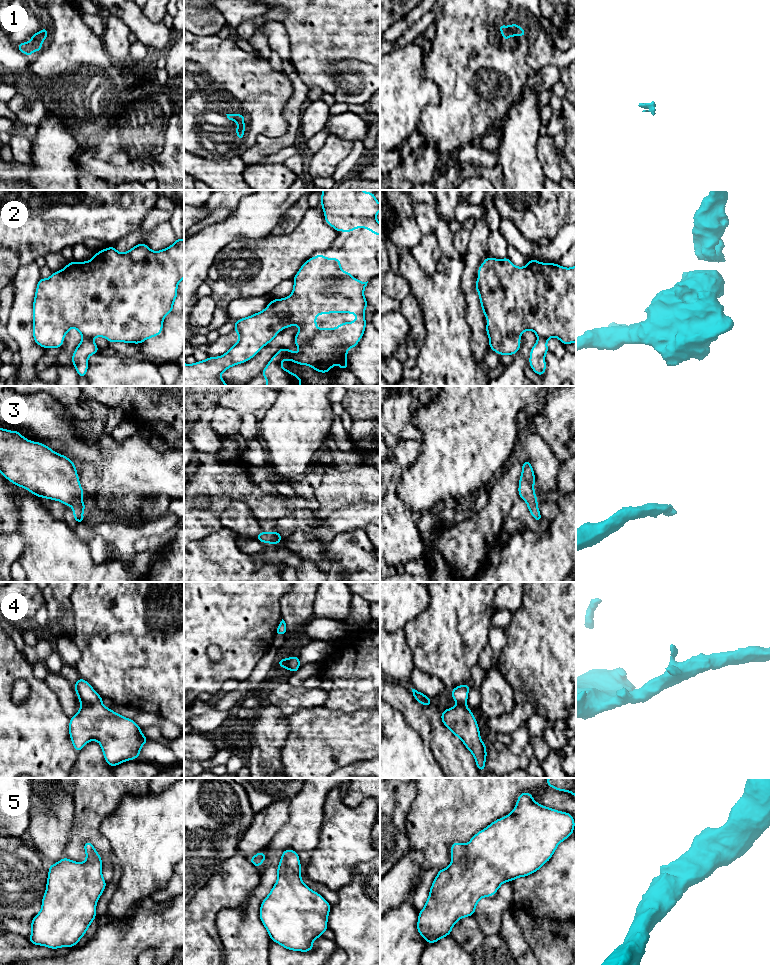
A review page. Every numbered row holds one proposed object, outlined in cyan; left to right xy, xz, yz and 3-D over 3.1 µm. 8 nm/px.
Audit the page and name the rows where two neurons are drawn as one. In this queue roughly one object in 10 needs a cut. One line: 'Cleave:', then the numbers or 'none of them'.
Cleave: 2

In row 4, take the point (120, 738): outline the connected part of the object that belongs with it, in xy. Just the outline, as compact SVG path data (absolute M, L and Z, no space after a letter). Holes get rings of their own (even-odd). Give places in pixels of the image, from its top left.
M83 678L76 681L74 689L81 704L79 711L70 718L69 722L69 735L74 749L80 752L89 741L98 741L104 759L111 767L139 758L142 746L149 741L142 734L142 727L138 726L135 721L105 707L102 704L103 698Z

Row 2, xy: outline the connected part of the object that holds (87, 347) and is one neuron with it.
M83 337L72 354L72 364L79 377L85 377L88 371L88 357L98 353L99 348L92 338Z

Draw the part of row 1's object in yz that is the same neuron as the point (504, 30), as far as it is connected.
M512 23L509 27L506 27L504 24L500 24L498 29L501 31L504 41L508 40L511 36L526 36L526 30L522 29L518 24Z

